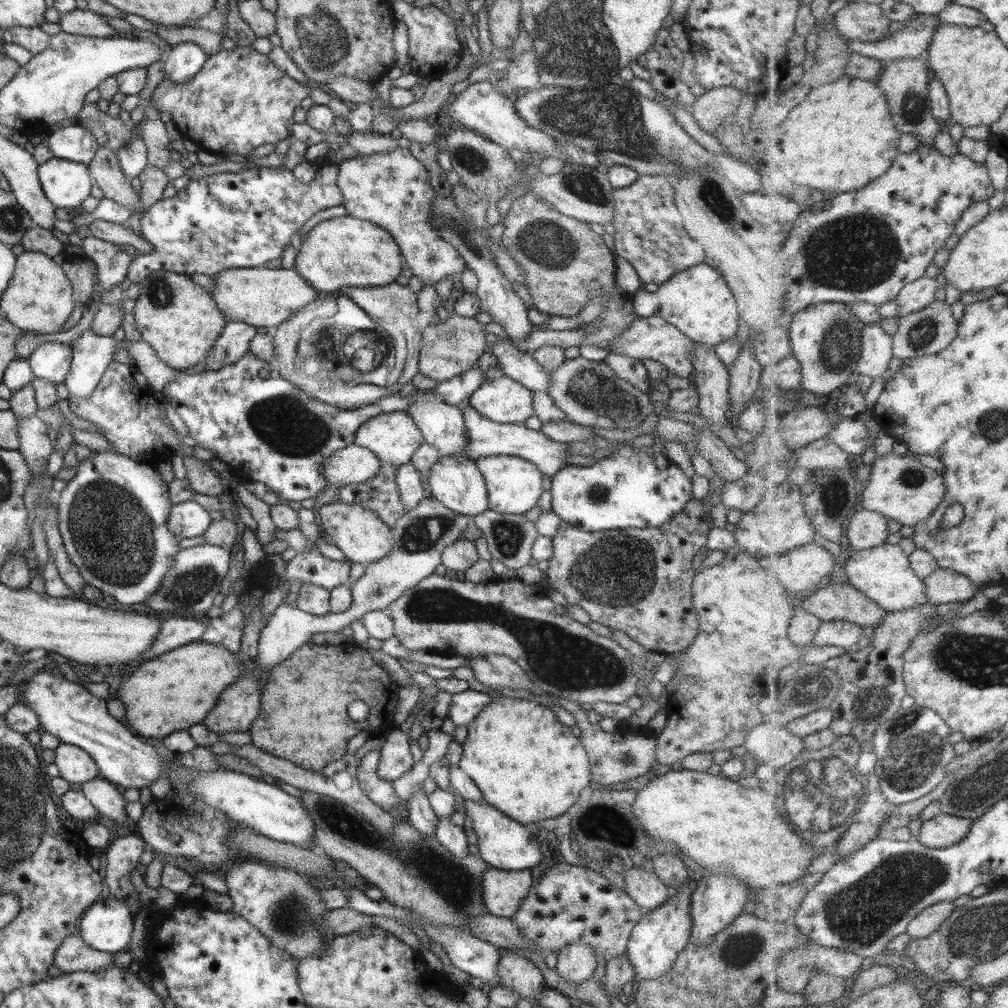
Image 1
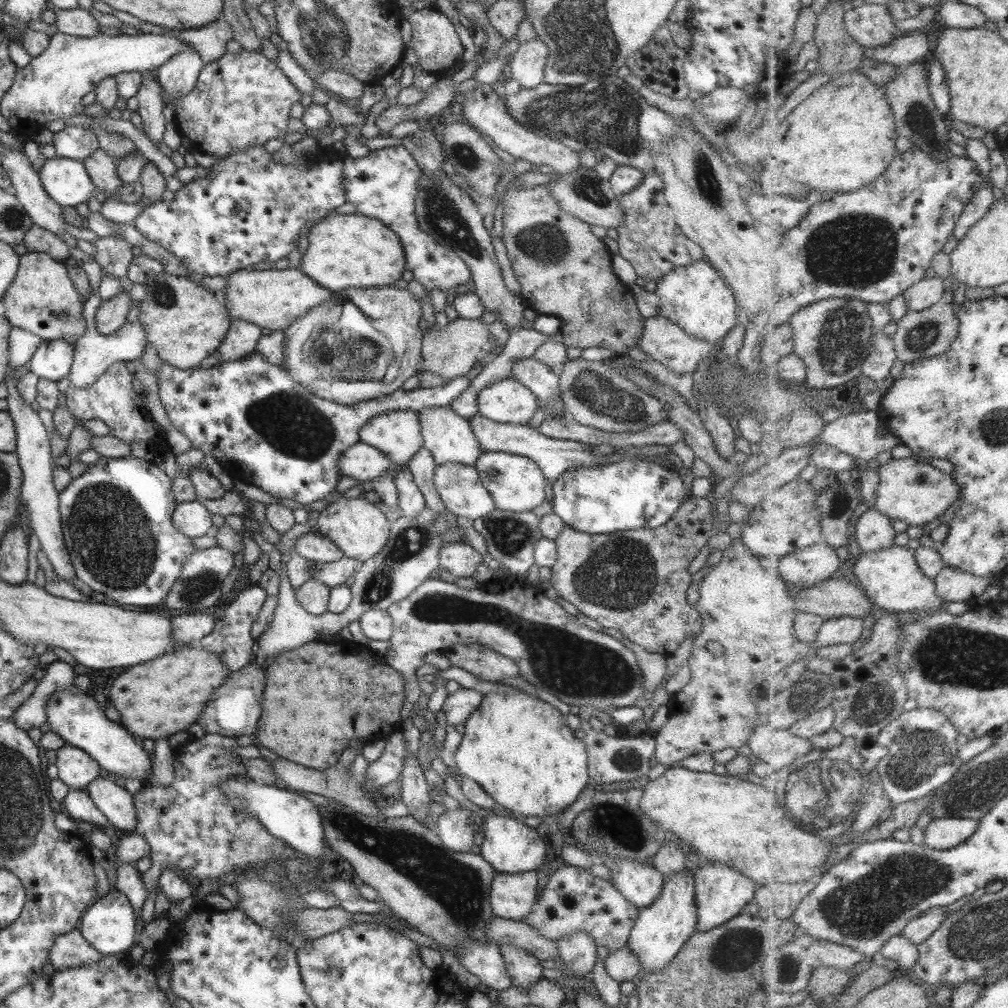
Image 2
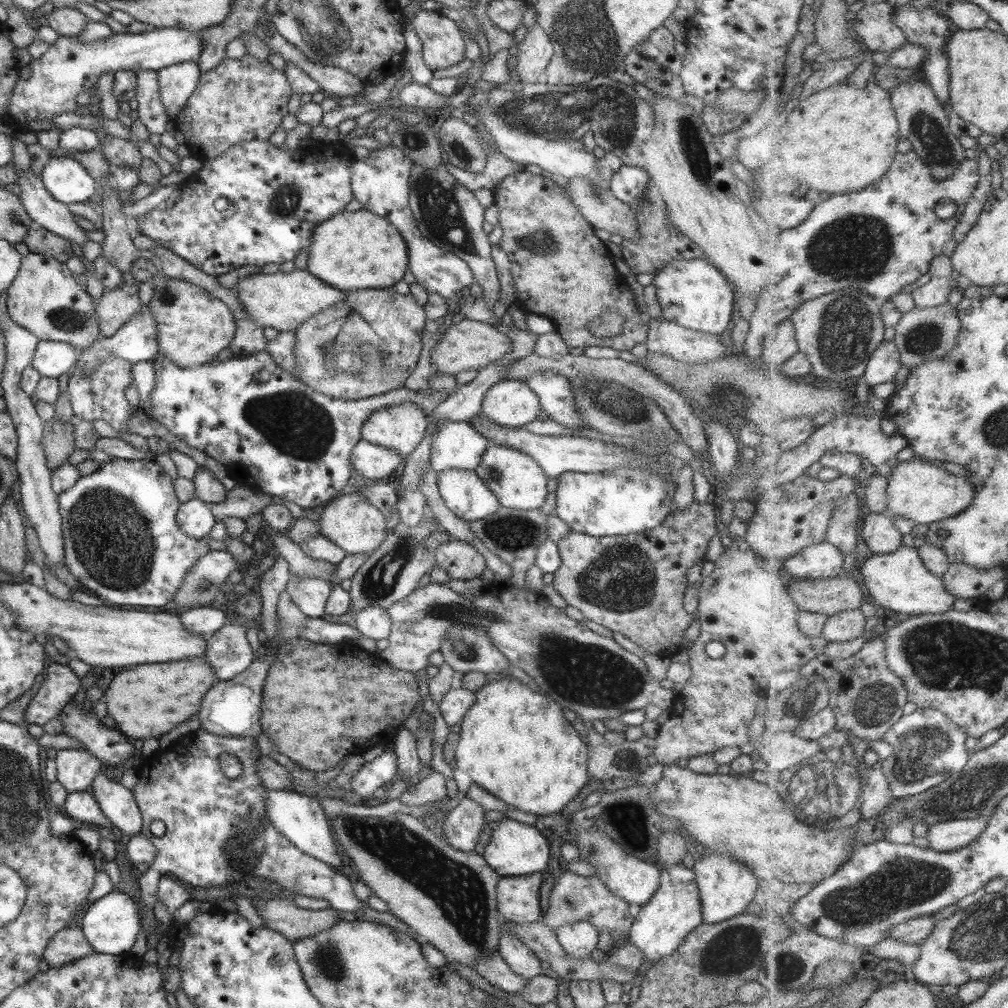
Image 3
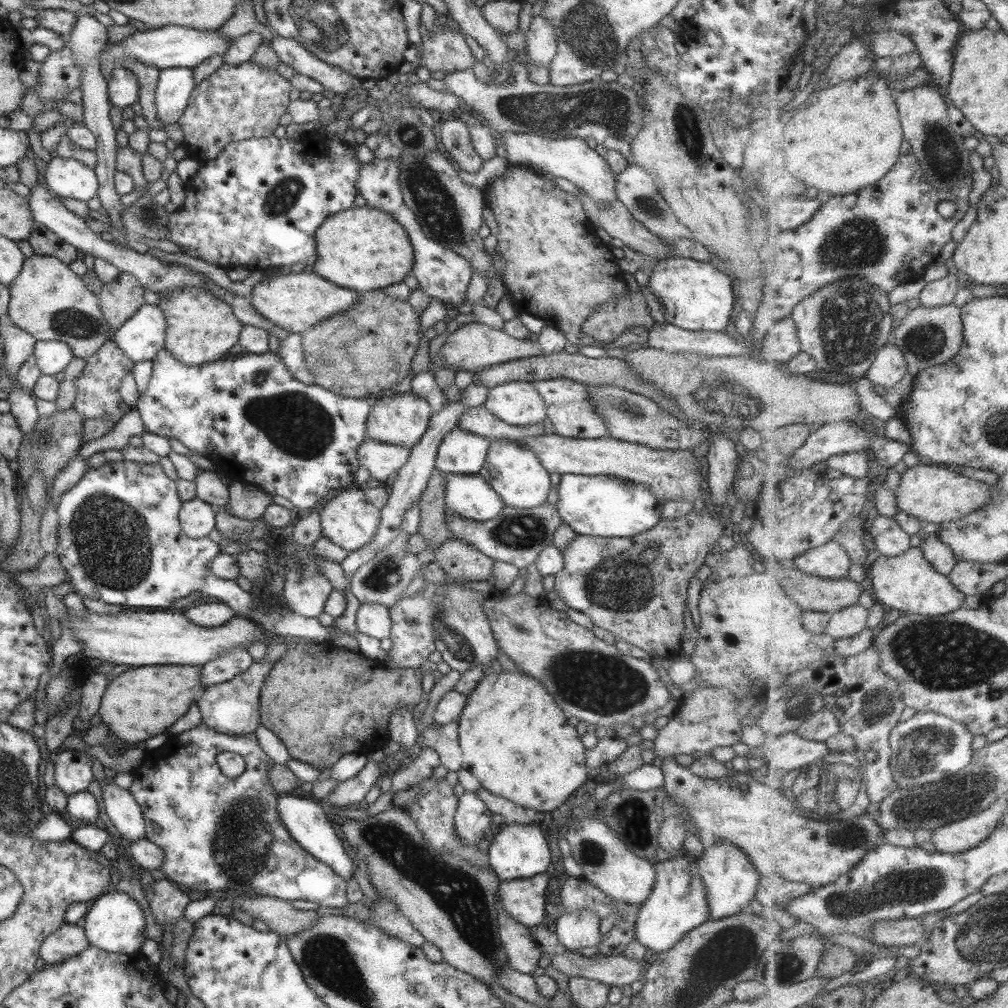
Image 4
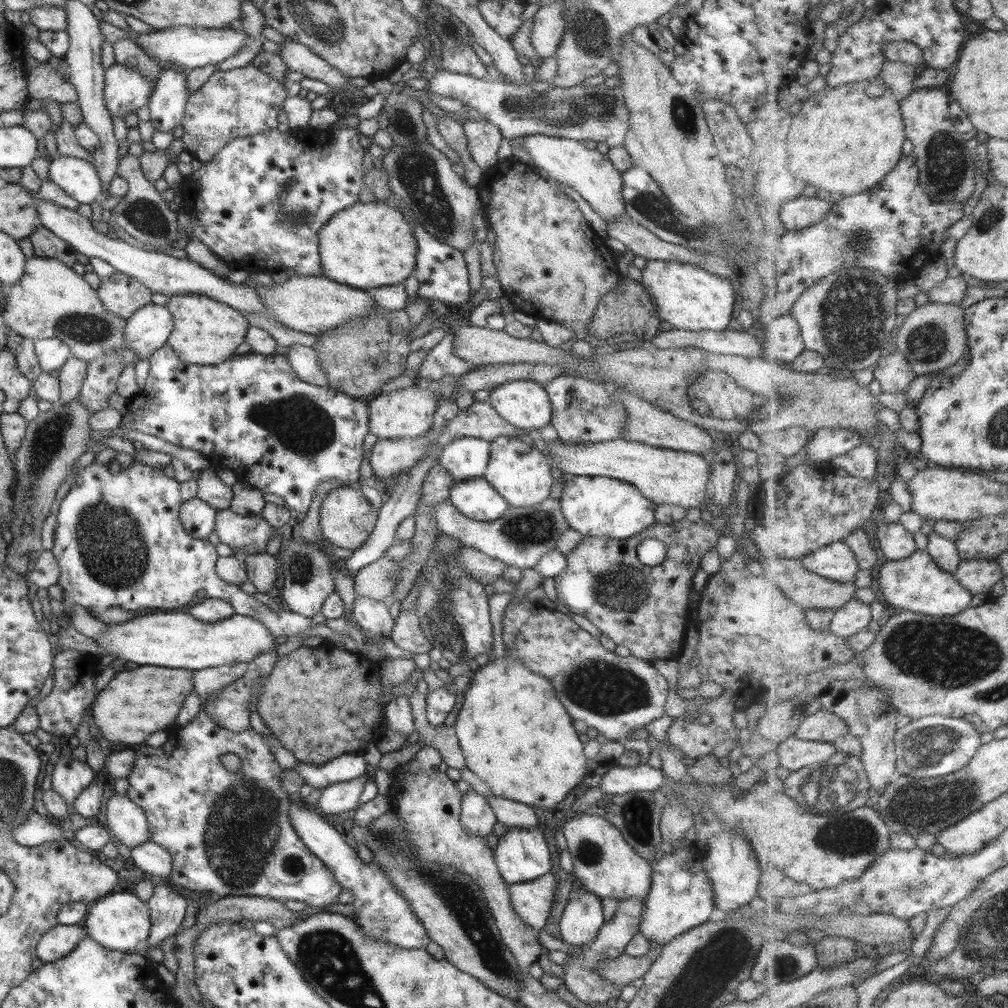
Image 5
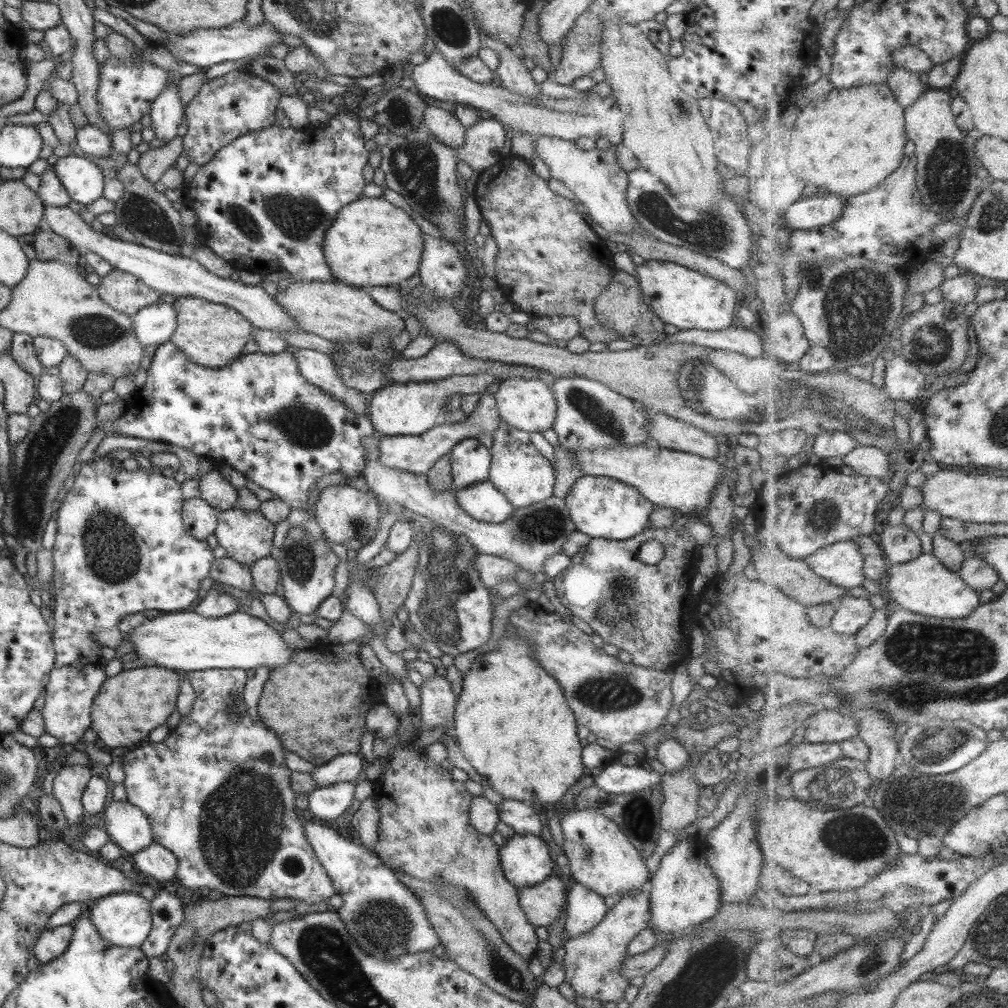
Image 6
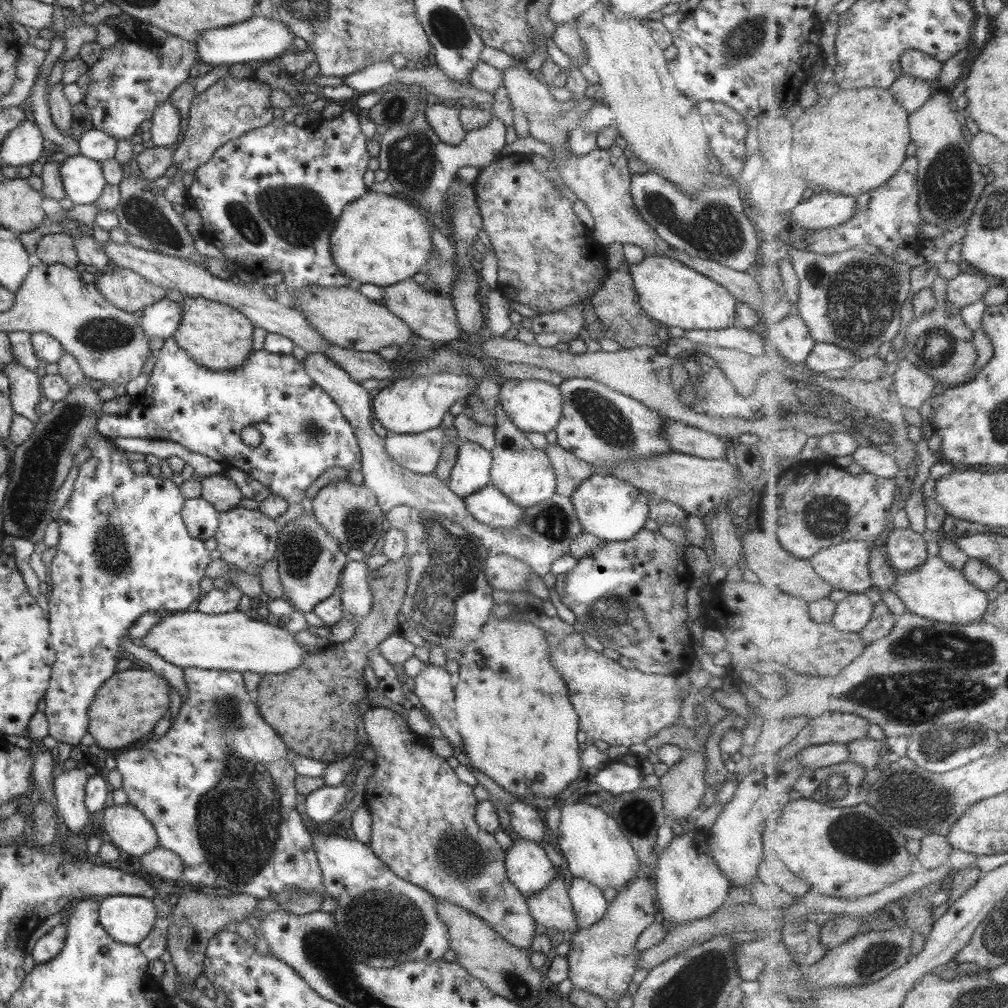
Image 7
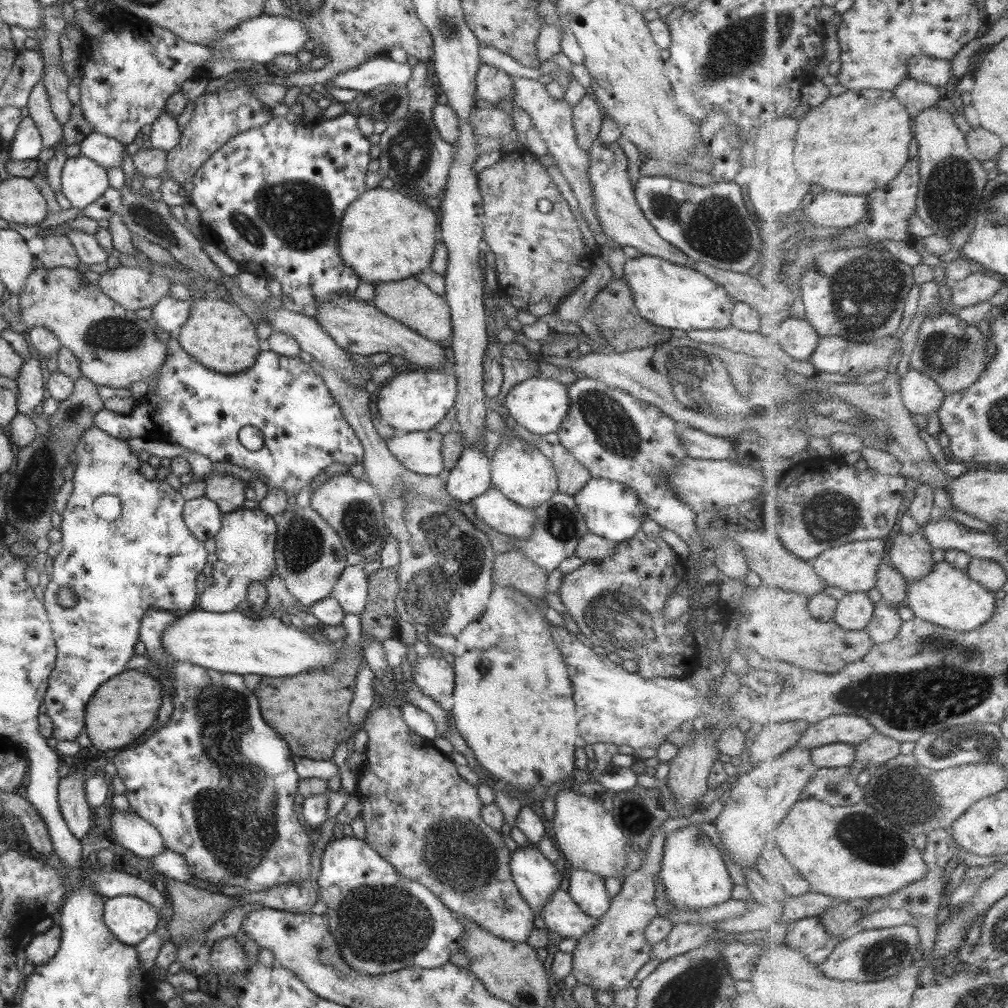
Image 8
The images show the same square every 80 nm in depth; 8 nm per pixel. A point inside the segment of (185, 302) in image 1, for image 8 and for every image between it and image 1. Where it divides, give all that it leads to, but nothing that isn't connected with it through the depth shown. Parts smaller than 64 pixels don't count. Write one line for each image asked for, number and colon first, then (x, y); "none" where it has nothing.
2: (184, 322)
3: (191, 327)
4: (199, 329)
5: (205, 332)
6: (211, 335)
7: (214, 335)
8: (218, 335)

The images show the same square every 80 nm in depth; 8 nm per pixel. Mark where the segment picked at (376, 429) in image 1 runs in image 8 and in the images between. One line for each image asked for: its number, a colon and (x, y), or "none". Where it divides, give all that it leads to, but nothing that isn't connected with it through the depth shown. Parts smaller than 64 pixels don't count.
2: (396, 434)
3: (401, 427)
4: (401, 419)
5: (404, 413)
6: (400, 409)
7: (411, 405)
8: (415, 401)

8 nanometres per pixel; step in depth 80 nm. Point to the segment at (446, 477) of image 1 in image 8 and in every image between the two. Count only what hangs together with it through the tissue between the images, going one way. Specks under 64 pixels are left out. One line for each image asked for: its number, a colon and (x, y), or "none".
2: (458, 485)
3: (463, 492)
4: (469, 496)
5: (474, 498)
6: (482, 501)
7: (489, 506)
8: (499, 513)

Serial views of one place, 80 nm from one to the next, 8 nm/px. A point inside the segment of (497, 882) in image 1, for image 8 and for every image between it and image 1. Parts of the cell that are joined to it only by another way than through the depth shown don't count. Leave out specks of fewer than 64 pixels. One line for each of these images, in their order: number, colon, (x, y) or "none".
2: (511, 896)
3: (516, 897)
4: (523, 899)
5: (531, 900)
6: (541, 903)
7: (551, 907)
8: (560, 914)

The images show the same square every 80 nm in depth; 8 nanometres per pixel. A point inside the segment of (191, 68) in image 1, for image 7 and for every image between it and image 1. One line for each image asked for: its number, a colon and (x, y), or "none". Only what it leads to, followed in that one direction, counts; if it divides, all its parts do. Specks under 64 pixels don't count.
2: (177, 75)
3: (176, 82)
4: (174, 85)
5: (166, 104)
6: (165, 113)
7: (164, 130)

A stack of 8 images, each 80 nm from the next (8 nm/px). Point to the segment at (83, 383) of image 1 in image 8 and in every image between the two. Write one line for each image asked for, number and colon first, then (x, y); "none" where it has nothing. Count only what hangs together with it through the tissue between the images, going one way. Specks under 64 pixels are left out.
2: (93, 353)
3: (135, 341)
4: (141, 336)
5: (146, 330)
6: (153, 324)
7: (159, 320)
8: (168, 314)

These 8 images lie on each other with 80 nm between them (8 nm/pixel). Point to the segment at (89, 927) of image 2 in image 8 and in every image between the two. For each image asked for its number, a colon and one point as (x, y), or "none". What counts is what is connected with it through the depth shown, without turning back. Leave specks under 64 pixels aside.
3: (109, 924)
4: (114, 922)
5: (120, 921)
6: (124, 919)
7: (127, 920)
8: (130, 920)

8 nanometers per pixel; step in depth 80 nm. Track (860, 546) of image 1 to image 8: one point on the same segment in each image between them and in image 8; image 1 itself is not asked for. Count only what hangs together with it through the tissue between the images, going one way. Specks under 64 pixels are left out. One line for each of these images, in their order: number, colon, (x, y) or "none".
2: (874, 530)
3: (880, 534)
4: (890, 539)
5: (896, 542)
6: (900, 544)
7: (907, 549)
8: (911, 555)

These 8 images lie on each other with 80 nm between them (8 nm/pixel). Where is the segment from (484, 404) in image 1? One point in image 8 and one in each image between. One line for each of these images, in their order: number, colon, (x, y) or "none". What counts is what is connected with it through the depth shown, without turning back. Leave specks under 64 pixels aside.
2: (506, 402)
3: (510, 403)
4: (517, 403)
5: (523, 404)
6: (528, 405)
7: (532, 405)
8: (538, 405)

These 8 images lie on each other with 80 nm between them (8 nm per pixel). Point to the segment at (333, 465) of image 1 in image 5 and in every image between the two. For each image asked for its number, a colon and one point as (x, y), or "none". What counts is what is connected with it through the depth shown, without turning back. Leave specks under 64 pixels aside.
2: (360, 461)
3: (373, 462)
4: (382, 460)
5: (387, 457)

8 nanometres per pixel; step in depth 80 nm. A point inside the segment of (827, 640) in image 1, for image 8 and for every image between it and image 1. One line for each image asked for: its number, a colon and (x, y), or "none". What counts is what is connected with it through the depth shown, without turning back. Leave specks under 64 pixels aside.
2: (843, 630)
3: (848, 625)
4: (847, 623)
5: (852, 618)
6: (853, 614)
7: (853, 613)
8: (855, 611)

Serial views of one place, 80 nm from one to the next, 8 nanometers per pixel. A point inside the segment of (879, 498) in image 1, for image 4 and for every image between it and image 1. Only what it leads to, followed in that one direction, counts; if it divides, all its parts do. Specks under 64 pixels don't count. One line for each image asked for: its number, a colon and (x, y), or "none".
2: (910, 489)
3: (925, 493)
4: (933, 494)

